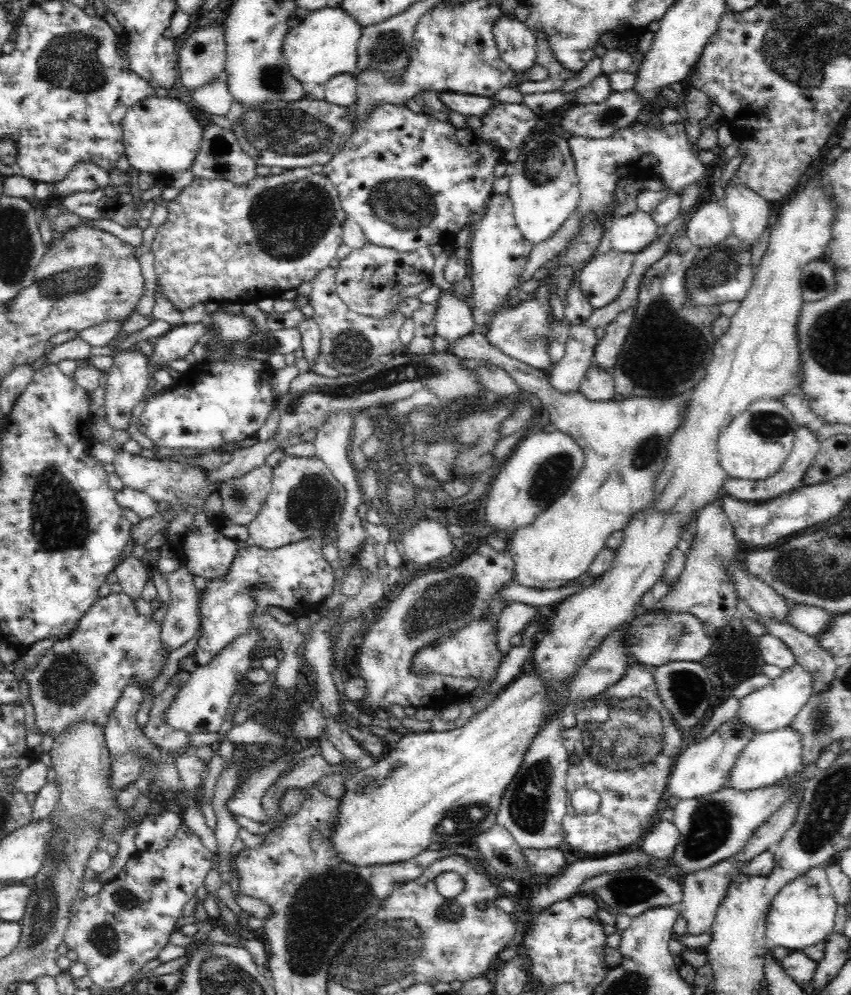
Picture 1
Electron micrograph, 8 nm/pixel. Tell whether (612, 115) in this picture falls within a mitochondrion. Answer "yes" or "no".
yes

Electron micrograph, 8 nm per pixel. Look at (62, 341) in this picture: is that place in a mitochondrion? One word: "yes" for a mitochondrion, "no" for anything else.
no

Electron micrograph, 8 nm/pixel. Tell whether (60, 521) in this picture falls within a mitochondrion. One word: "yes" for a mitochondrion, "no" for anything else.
yes

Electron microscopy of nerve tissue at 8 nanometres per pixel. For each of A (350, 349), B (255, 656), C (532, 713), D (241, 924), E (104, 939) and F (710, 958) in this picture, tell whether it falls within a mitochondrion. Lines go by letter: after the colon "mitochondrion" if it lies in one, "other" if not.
A: mitochondrion
B: other
C: other
D: other
E: mitochondrion
F: other

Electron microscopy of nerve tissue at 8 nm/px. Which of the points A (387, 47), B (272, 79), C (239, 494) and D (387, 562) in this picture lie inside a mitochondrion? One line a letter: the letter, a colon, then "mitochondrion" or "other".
A: mitochondrion
B: mitochondrion
C: mitochondrion
D: other

